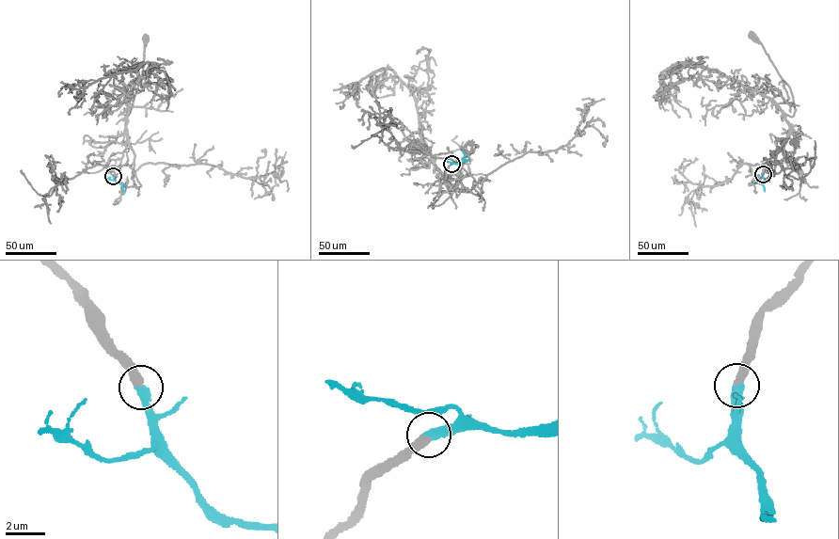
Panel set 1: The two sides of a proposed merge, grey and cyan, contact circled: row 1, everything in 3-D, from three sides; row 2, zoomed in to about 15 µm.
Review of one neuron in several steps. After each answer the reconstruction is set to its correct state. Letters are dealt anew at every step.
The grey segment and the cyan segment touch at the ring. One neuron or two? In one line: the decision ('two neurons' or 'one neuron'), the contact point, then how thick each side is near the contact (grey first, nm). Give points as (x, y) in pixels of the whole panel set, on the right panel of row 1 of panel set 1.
one neuron; at (763, 174); 360 nm thick on the grey side, 320 nm on the other

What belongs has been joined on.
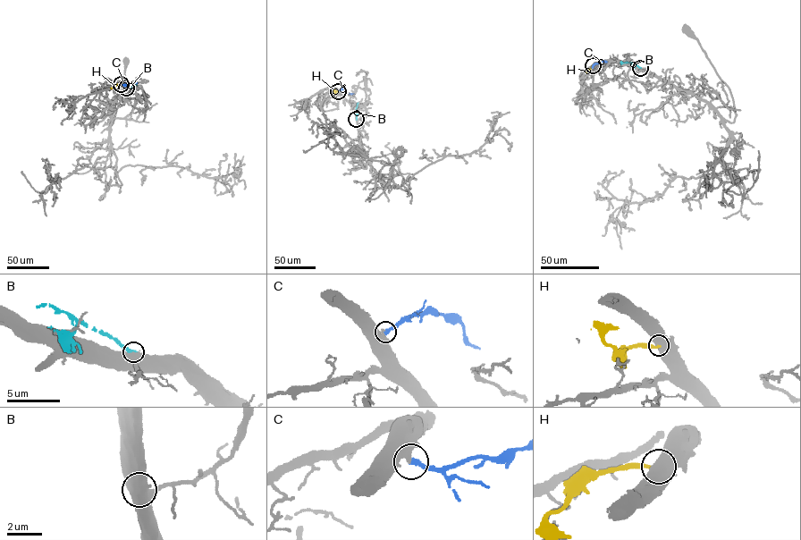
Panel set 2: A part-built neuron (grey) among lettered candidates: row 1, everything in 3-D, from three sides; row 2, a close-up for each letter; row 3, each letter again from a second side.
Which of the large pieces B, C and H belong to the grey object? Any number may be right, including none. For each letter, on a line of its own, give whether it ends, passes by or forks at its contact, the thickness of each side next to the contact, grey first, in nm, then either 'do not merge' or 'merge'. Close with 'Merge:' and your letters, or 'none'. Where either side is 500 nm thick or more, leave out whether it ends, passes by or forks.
B: 800/300 nm | do not merge
C: 550/280 nm | do not merge
H: 600/190 nm | do not merge
Merge: none

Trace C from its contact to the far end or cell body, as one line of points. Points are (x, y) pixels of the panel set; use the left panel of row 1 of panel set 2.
C: (122, 84), (137, 82)

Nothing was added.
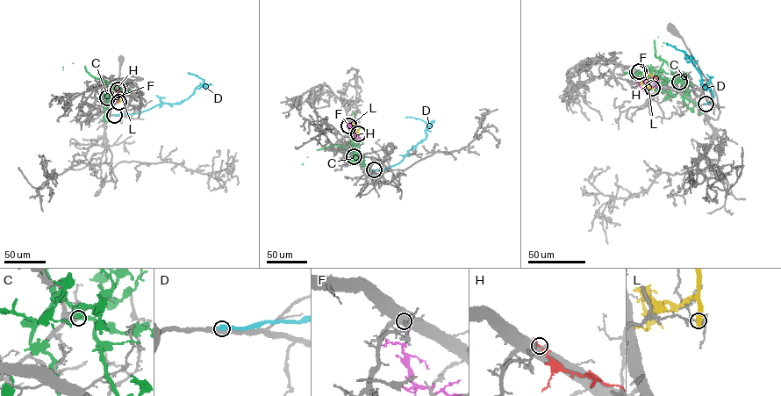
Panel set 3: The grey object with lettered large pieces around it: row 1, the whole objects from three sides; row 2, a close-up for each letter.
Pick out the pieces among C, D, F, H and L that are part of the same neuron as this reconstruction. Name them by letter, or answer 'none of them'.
none of them

